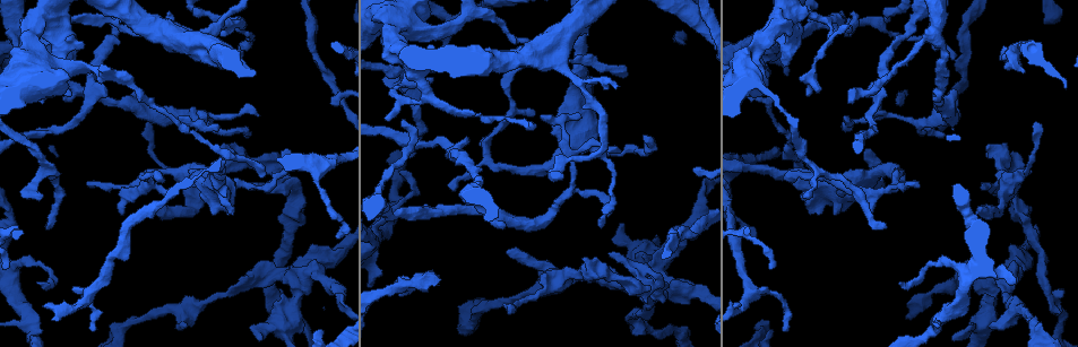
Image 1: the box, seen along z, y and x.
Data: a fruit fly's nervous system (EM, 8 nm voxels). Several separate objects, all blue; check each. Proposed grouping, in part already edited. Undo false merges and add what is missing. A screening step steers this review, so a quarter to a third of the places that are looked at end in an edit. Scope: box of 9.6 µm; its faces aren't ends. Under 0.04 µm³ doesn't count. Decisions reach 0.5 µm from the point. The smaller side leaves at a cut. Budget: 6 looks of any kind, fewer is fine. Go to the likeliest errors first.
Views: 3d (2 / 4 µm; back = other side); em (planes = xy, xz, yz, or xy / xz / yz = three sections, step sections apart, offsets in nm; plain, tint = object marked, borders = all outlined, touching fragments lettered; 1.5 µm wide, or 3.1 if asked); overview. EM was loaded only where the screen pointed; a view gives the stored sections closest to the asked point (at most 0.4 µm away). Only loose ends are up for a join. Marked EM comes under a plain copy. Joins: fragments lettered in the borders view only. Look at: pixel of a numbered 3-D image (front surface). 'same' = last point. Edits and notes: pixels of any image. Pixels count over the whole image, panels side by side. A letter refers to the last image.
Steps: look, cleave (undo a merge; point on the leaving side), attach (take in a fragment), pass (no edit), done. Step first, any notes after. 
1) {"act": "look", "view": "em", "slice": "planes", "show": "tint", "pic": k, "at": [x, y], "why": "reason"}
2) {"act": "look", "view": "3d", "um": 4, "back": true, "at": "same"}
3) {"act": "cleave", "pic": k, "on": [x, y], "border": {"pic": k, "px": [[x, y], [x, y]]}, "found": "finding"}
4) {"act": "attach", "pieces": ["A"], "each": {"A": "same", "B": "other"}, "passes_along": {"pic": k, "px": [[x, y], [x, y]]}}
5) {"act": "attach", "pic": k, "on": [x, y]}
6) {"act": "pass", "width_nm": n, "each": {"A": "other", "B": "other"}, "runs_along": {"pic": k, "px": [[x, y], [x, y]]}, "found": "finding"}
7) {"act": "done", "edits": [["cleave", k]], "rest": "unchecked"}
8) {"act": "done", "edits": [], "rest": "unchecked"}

{"act": "look", "view": "em", "slice": "planes", "show": "tint", "pic": 1, "at": [548, 260], "why": "an open end"}

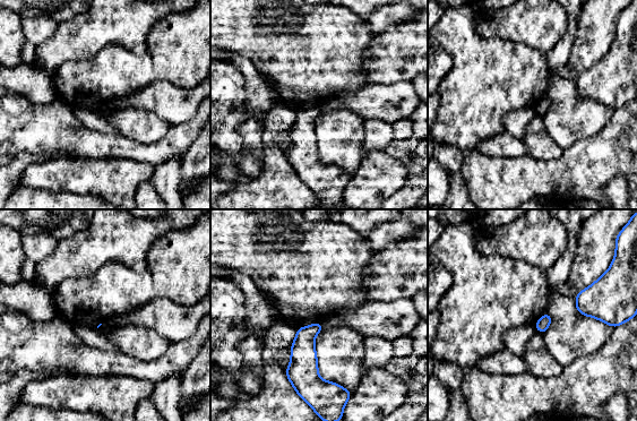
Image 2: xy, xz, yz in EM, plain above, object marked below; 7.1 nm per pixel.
{"act": "look", "view": "em", "slice": "planes", "show": "borders", "at": "same", "why": "what lies round it"}

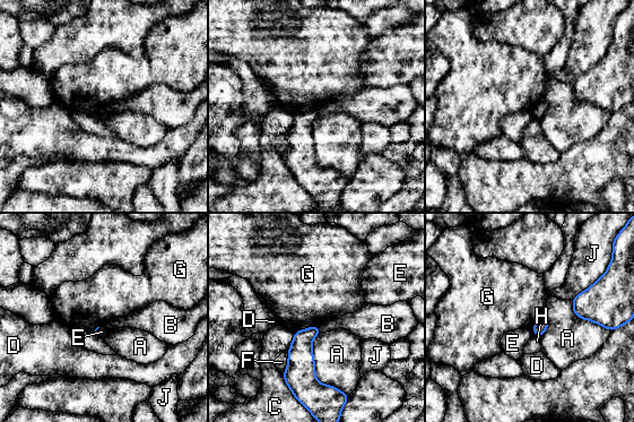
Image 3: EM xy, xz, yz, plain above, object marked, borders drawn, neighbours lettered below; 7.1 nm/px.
{"act": "pass", "each": {"A": "other", "B": "other", "C": "other", "D": "other", "E": "other", "F": "other", "G": "other", "H": "other", "J": "other"}, "border": {"pic": 3, "px": [[318, 325], [312, 325], [294, 333]]}, "found": "none of them fits"}

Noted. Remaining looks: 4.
{"act": "look", "view": "em", "slice": "xz", "step": 4, "show": "tint", "pic": 1, "at": [506, 252], "why": "branch stops here"}

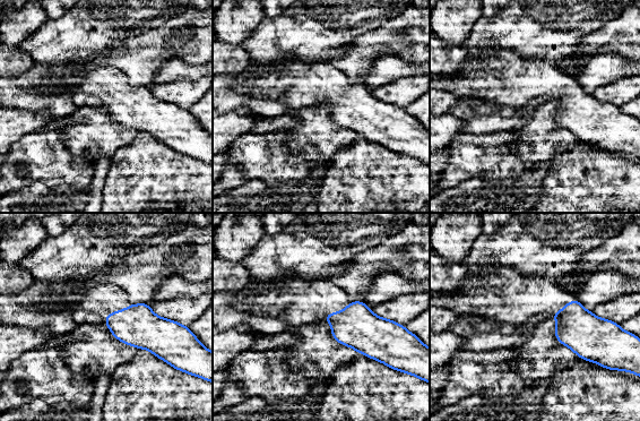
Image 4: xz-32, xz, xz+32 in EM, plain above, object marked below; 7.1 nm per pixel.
{"act": "look", "view": "em", "slice": "xy", "step": 8, "show": "borders", "at": "same", "why": "another direction"}

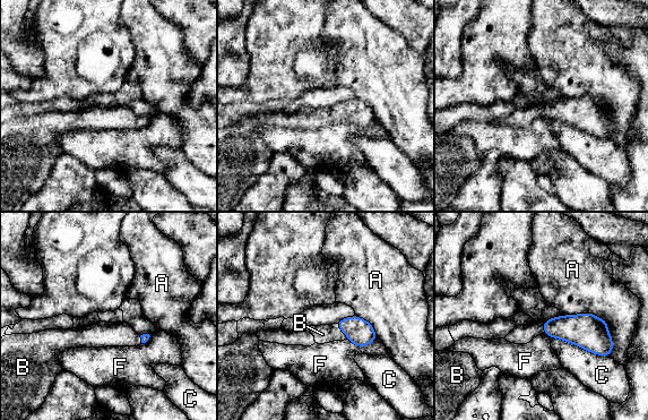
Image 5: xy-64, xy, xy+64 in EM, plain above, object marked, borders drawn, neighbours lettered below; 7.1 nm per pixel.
{"act": "attach", "pieces": ["B"], "each": {"A": "other", "B": "same", "C": "other", "F": "other"}, "passes_along": {"pic": 5, "px": [[360, 332], [343, 331], [322, 334]]}, "found": "the cell continues"}

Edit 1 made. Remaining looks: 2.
{"act": "done", "edits": [["attach", 5]], "rest": "unchecked"}

